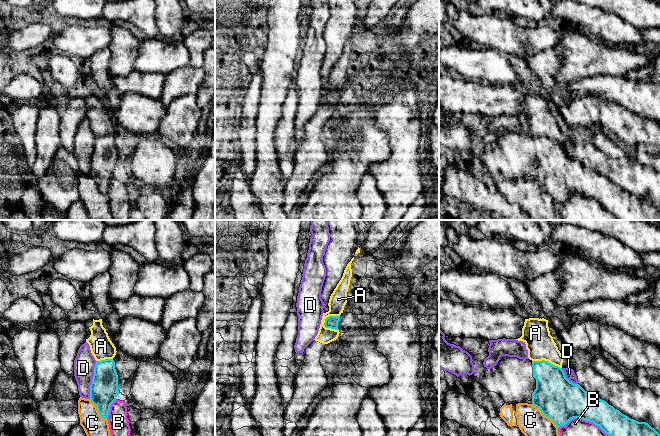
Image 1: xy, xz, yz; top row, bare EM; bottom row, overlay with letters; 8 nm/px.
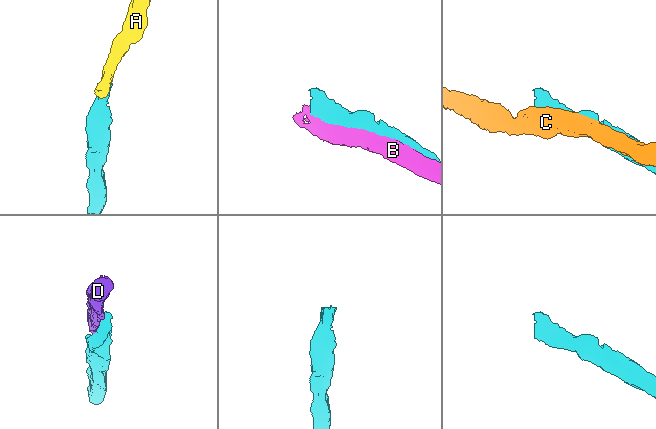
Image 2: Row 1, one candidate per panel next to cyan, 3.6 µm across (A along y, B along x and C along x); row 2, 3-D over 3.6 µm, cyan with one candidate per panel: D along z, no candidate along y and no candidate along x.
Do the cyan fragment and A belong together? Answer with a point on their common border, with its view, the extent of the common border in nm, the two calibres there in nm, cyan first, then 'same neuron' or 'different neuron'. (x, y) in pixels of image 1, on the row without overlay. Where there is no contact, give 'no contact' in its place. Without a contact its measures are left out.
xz (329, 92) | 160 nm | 100/140 nm | different neuron

